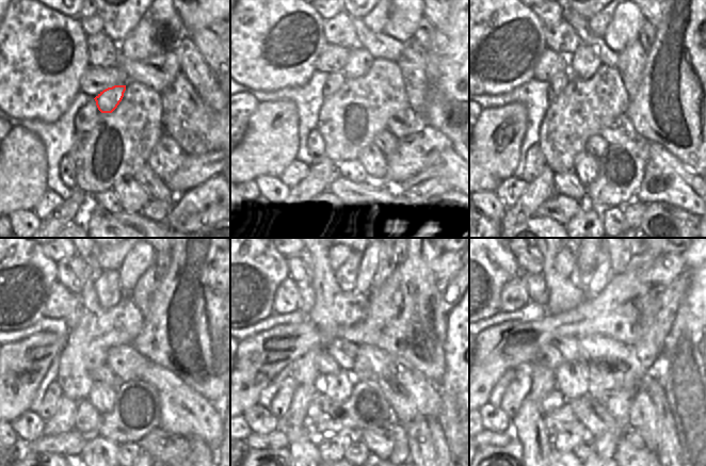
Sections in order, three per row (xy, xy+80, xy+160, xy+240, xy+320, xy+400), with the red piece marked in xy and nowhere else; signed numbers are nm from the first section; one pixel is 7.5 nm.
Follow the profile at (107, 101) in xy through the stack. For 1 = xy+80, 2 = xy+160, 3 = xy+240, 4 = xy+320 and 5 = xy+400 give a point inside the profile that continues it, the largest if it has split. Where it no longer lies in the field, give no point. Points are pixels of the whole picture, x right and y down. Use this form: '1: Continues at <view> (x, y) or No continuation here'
1: Continues at xy+80 (353, 66)
2: Continues at xy+160 (583, 63)
3: Continues at xy+240 (107, 286)
4: Continues at xy+320 (346, 276)
5: Continues at xy+400 (587, 259)

